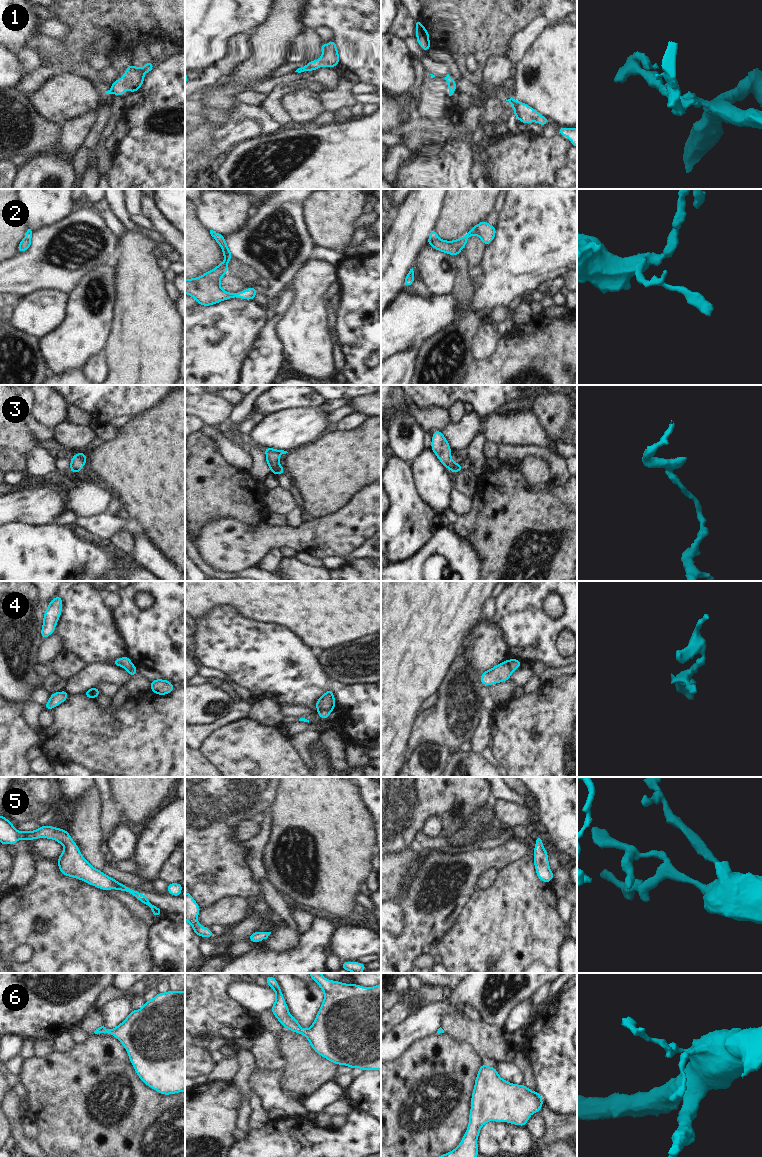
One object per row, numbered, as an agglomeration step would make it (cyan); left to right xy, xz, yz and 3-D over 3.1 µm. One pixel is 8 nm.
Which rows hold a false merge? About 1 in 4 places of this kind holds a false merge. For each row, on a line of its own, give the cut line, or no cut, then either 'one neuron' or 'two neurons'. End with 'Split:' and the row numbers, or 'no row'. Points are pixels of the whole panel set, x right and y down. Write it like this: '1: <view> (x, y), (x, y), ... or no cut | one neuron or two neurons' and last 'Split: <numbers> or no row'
1: no cut | one neuron
2: no cut | one neuron
3: no cut | one neuron
4: xz (318, 710), (328, 710), (330, 712) | two neurons
5: no cut | one neuron
6: no cut | one neuron
Split: 4

